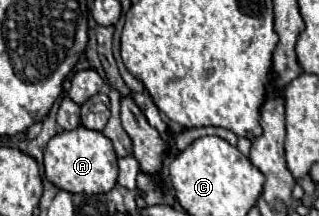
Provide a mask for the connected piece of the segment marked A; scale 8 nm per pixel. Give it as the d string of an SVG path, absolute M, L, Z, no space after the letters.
M83 125L51 137L43 163L47 179L55 187L71 193L103 193L111 191L111 187L117 183L117 155L113 151L113 143L101 131L91 131Z

